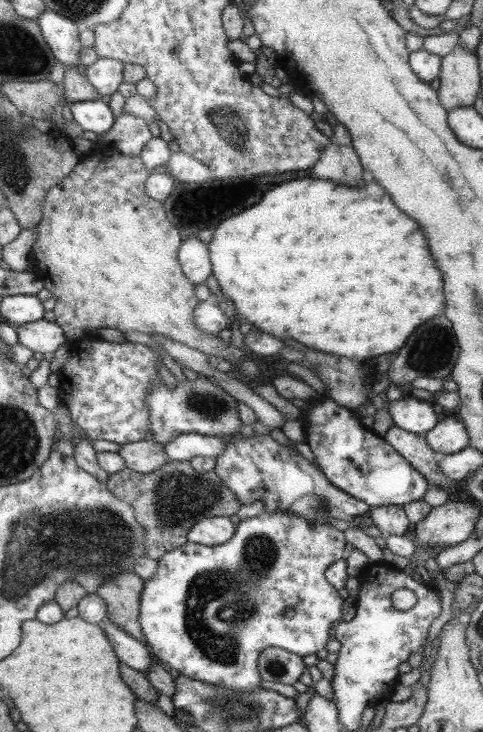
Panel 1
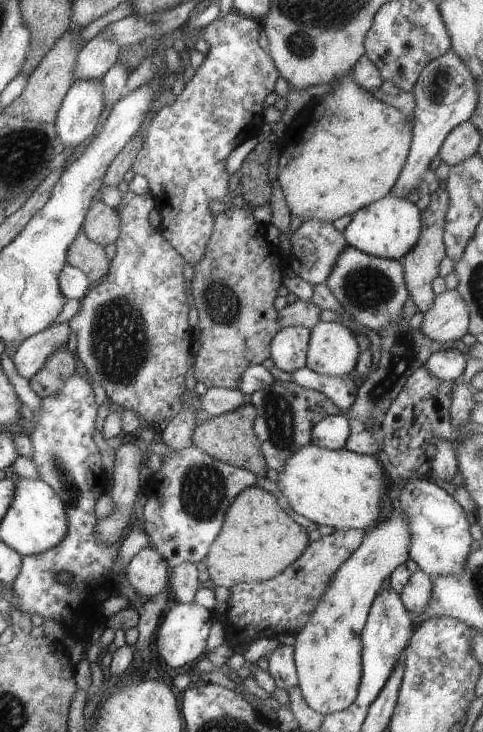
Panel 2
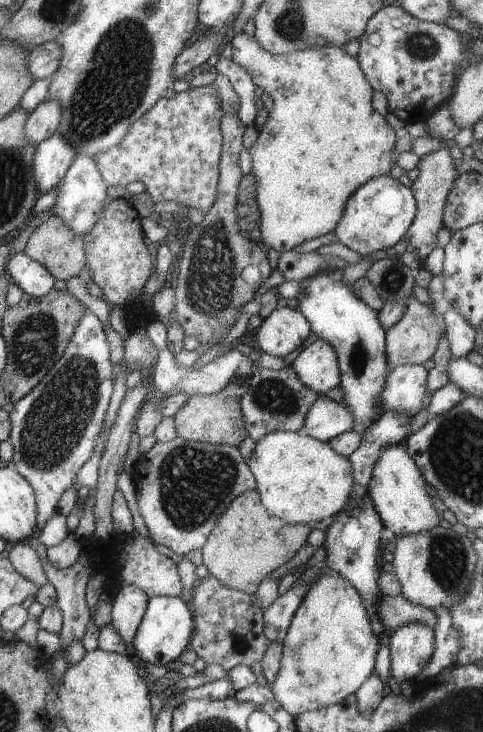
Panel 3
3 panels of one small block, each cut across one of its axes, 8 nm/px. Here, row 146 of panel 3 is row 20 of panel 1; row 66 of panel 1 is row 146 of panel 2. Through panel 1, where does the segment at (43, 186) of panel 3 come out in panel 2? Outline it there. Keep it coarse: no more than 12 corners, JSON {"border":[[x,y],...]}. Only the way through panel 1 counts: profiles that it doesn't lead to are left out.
{"border":[[101,77],[77,79],[54,118],[55,141],[77,151],[99,122]]}

